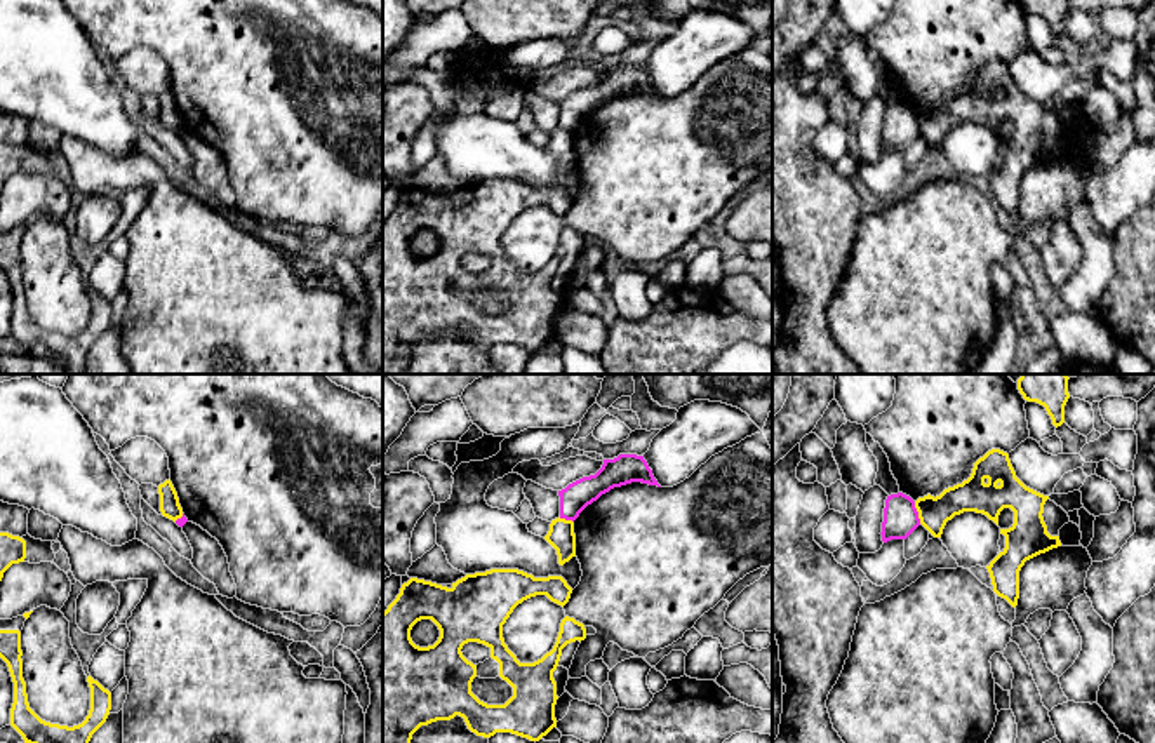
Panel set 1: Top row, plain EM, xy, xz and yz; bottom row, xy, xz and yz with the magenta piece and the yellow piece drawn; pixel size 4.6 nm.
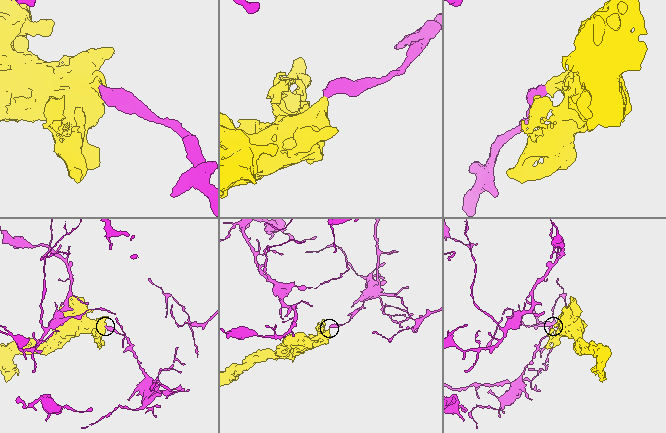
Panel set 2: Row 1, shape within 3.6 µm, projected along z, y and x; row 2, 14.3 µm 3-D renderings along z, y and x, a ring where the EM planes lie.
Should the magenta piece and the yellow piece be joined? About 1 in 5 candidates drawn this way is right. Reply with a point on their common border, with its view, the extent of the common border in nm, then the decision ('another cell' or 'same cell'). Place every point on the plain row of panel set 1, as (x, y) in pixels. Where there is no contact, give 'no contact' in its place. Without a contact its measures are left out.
contact yz (917, 122); length 110 nm; another cell

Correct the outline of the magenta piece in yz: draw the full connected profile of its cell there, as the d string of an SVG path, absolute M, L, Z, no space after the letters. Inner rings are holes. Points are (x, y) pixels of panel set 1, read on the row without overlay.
M891 104L885 110L882 151L906 150L920 136L915 111L903 104Z

